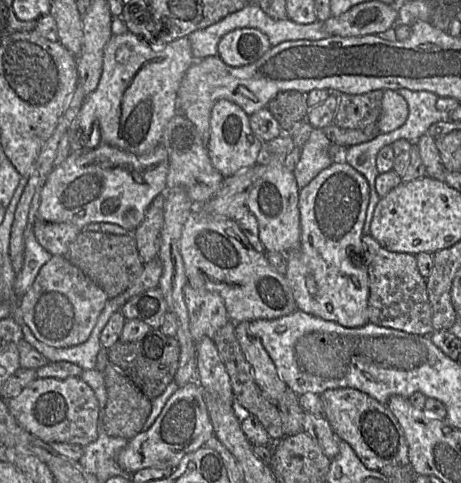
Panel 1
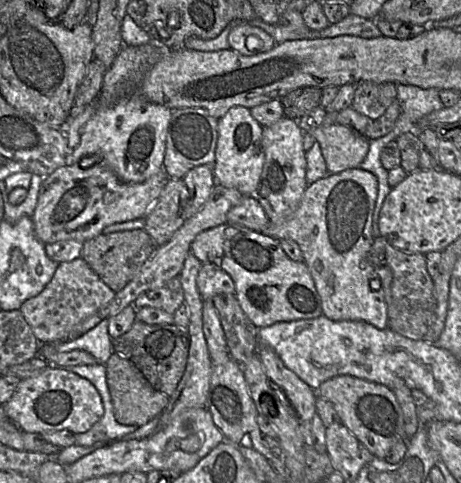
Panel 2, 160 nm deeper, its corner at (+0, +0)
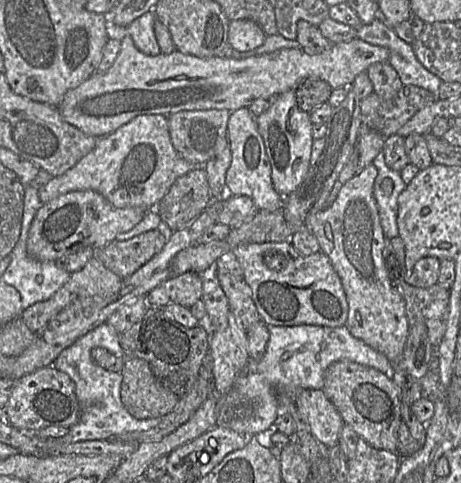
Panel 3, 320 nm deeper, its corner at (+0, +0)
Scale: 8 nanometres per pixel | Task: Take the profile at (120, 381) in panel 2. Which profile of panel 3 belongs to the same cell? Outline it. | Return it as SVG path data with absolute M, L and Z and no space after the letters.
M125 356L121 374L121 401L134 418L162 418L178 404L179 397L156 378L145 360Z

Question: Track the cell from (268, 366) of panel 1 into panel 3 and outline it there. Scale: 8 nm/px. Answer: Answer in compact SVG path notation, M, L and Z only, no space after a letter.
M302 389L293 396L293 399L299 419L307 425L322 448L337 445L344 421L324 391Z

